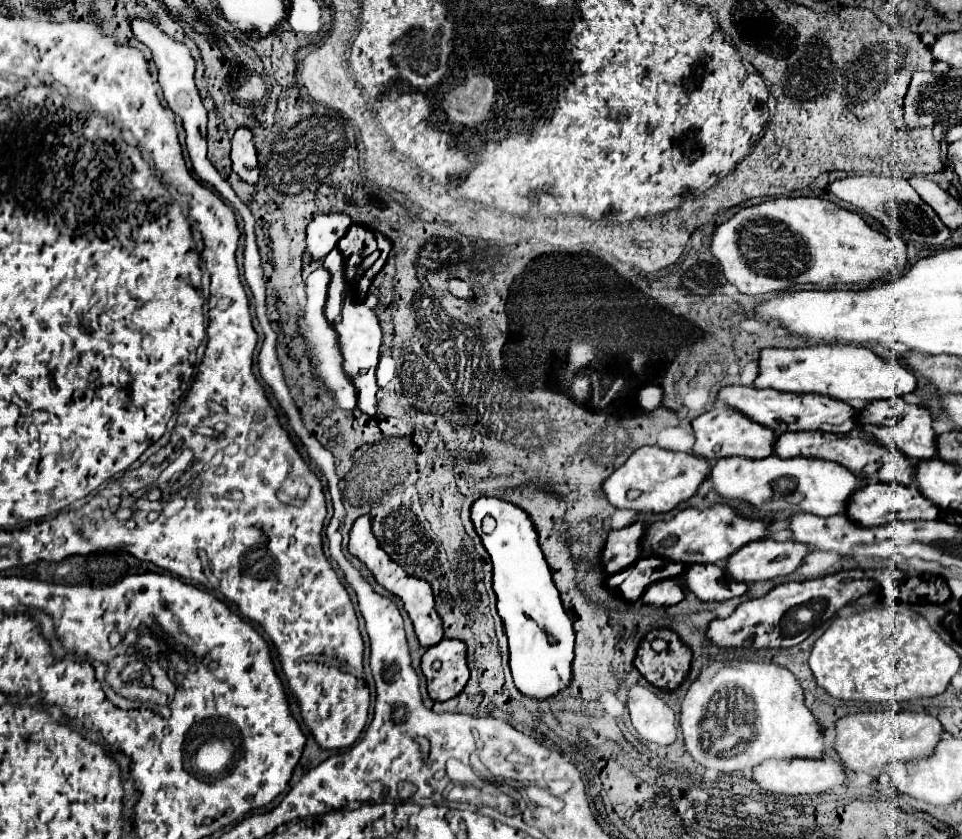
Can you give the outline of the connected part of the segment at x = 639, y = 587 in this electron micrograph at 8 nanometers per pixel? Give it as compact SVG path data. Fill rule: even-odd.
M641 557L633 565L623 569L621 573L609 575L605 579L605 587L609 591L619 589L627 603L635 603L641 599L641 595L645 593L649 585L663 581L663 579L673 579L679 573L683 573L683 569L685 565L673 565L673 561L669 559Z

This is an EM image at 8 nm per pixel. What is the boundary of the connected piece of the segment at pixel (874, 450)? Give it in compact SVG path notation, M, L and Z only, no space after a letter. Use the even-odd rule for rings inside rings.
M797 431L797 433L783 433L779 435L779 439L773 445L773 453L781 459L789 459L789 457L813 457L813 459L825 459L825 461L833 461L839 463L843 467L847 467L853 475L861 475L859 479L869 481L871 477L875 479L875 475L867 475L865 471L869 469L877 469L875 473L879 473L879 481L887 481L887 483L901 483L901 485L909 485L911 477L913 477L913 467L915 463L909 461L901 451L897 449L887 449L881 447L873 441L867 441L863 437L845 437L845 435L835 435L835 433L821 433L821 431Z

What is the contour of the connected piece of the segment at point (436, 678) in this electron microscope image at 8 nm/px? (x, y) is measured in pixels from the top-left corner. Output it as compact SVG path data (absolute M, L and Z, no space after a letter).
M443 639L429 647L421 659L427 693L433 701L447 701L461 693L469 679L467 647L457 639Z

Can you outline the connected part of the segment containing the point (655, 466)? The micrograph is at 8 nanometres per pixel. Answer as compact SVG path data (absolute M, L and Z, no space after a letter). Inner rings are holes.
M641 447L637 449L607 481L603 481L605 499L617 509L633 509L639 513L667 513L679 503L693 497L695 489L709 475L711 465L691 453L675 453L659 447ZM637 489L637 499L627 499L627 491Z

